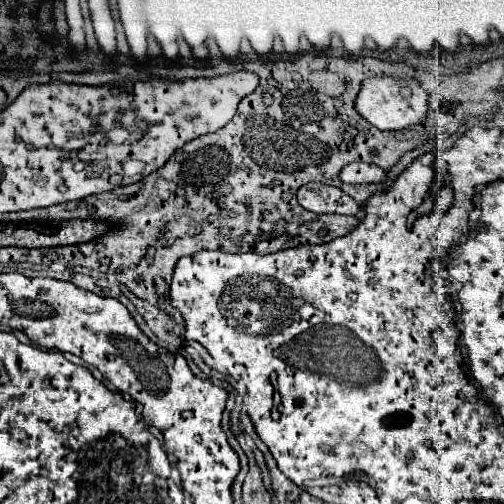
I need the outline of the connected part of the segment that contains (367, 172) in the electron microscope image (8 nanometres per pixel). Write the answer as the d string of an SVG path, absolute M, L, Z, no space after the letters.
M349 163L341 171L341 181L343 183L353 183L353 185L371 185L371 183L385 183L387 175L383 169L377 165L369 163Z

